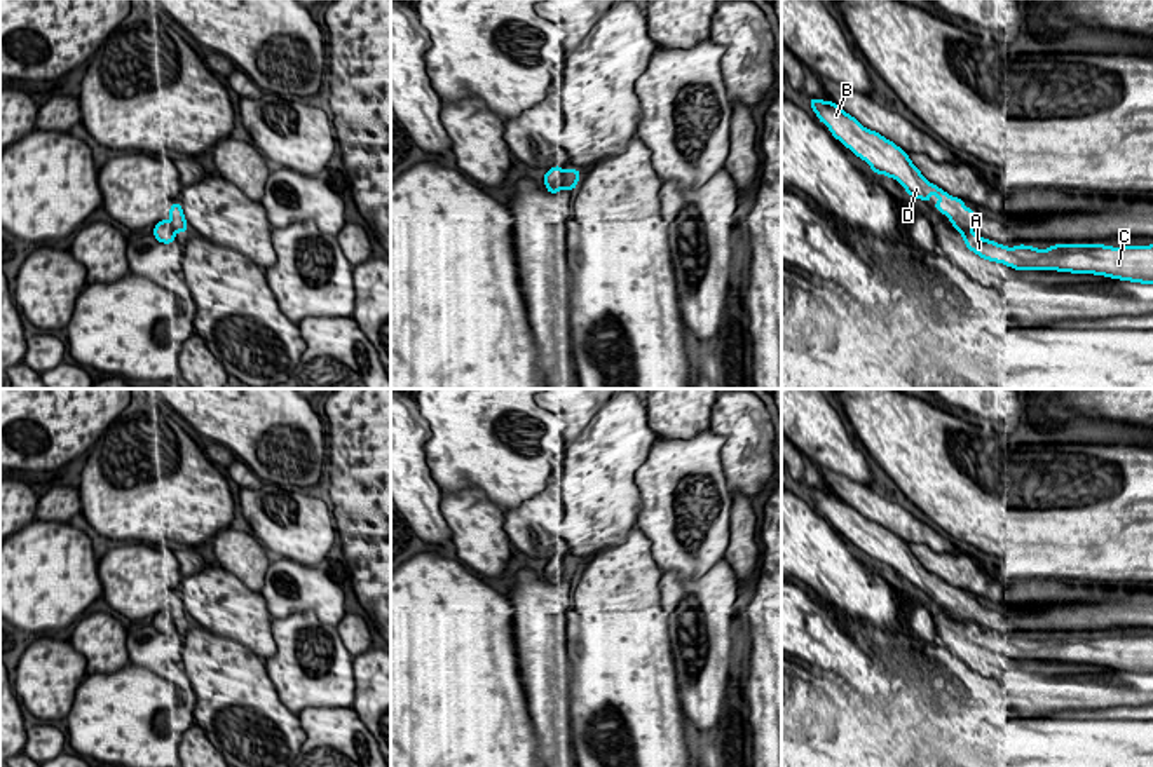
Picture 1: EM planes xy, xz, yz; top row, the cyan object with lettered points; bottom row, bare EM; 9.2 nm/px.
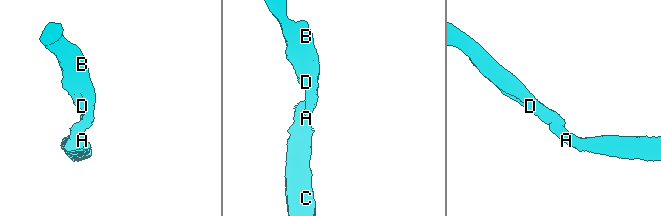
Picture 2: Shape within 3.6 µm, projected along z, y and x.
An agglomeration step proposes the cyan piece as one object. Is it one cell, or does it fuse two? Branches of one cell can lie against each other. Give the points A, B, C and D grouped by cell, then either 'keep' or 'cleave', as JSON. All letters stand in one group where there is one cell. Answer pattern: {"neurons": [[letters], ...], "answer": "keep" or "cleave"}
{"neurons": [["A", "B", "C", "D"]], "answer": "keep"}

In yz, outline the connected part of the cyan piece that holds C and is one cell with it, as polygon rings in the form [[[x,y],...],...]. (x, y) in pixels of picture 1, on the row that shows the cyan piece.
[[[809,99],[813,112],[818,120],[823,122],[830,134],[839,139],[846,148],[849,148],[856,157],[865,160],[876,174],[884,174],[886,178],[897,180],[909,195],[930,202],[930,195],[935,193],[940,200],[933,202],[938,213],[945,214],[954,225],[954,230],[961,234],[966,248],[984,260],[1003,263],[1013,270],[1057,270],[1071,274],[1094,274],[1120,281],[1153,284],[1153,244],[1150,246],[1104,246],[1104,244],[1054,244],[1047,249],[1038,249],[1033,246],[1013,246],[1006,248],[1003,244],[993,242],[977,235],[972,228],[977,221],[977,213],[965,206],[958,197],[949,195],[937,185],[930,183],[921,171],[912,164],[909,155],[897,146],[893,141],[886,139],[876,131],[863,127],[855,117],[846,113],[839,105],[832,101]]]

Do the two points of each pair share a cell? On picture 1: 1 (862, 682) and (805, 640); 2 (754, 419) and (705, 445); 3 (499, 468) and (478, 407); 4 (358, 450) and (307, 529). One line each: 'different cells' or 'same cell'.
1: same cell
2: different cells
3: same cell
4: different cells

